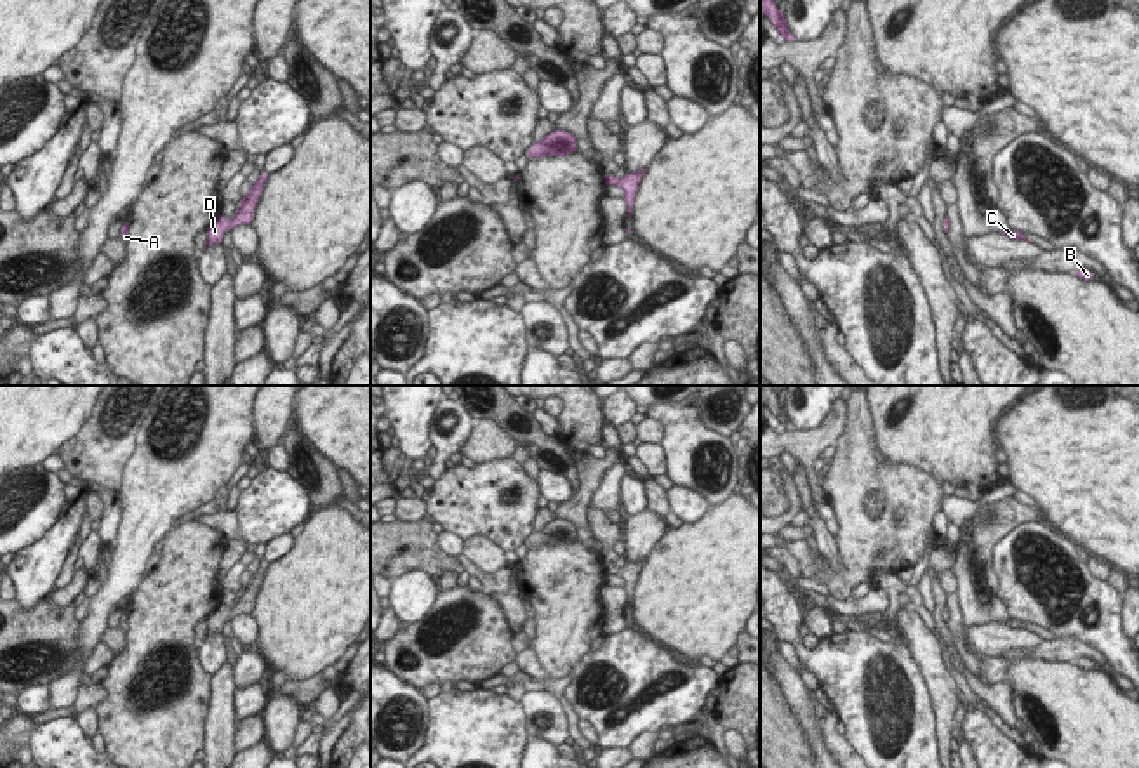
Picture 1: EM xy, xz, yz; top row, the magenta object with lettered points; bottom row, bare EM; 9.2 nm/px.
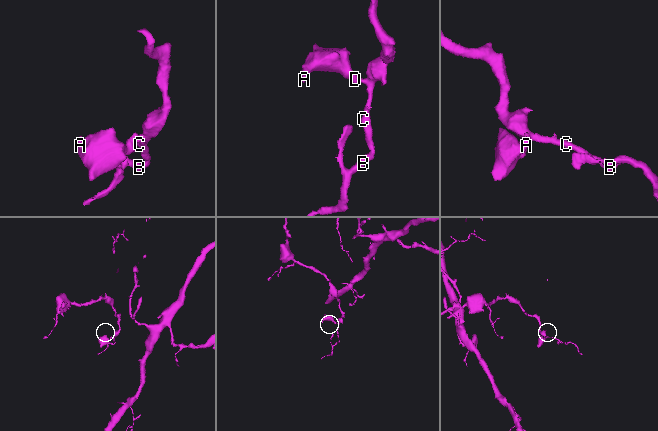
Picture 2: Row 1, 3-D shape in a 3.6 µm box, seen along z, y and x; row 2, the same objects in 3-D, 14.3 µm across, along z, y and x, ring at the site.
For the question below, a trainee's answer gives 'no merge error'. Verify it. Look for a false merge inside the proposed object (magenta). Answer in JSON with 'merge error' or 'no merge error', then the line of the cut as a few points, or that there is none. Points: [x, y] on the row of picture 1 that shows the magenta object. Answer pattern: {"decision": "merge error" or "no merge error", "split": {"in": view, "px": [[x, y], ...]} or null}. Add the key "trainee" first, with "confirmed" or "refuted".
{"trainee": "confirmed", "decision": "no merge error", "split": null}

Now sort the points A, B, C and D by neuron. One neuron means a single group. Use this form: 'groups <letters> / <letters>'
groups A B C D

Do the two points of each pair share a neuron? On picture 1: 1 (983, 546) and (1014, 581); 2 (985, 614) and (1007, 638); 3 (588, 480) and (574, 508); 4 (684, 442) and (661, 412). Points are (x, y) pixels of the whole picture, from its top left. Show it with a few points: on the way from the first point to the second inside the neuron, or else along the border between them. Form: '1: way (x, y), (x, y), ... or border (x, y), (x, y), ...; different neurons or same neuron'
1: border (1018, 523), (993, 546), (990, 565); different neurons
2: border (999, 621), (964, 626); different neurons
3: way (588, 487), (579, 501); same neuron
4: way (684, 435), (668, 419); same neuron

